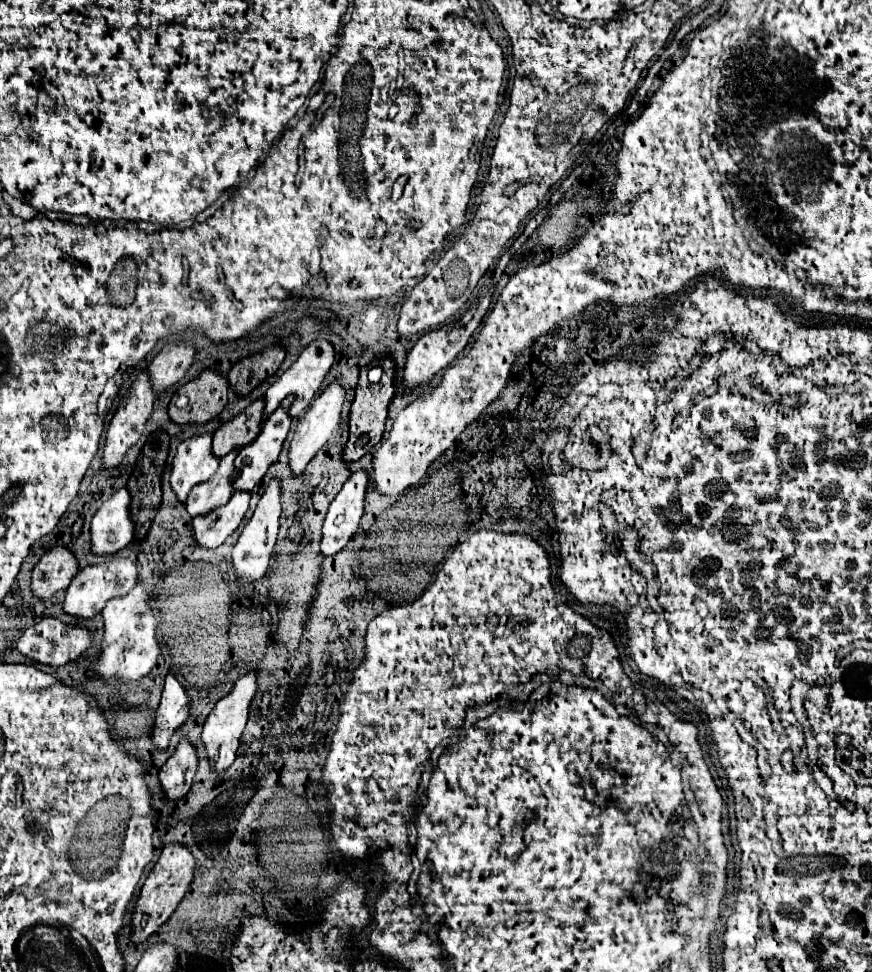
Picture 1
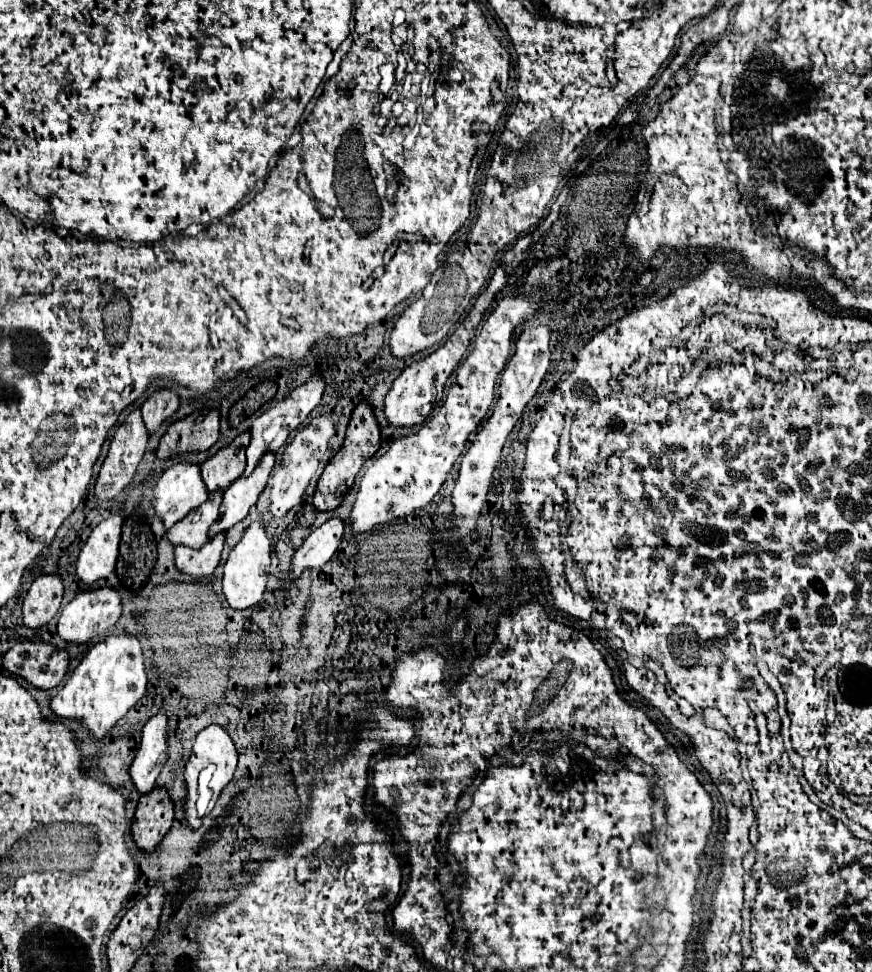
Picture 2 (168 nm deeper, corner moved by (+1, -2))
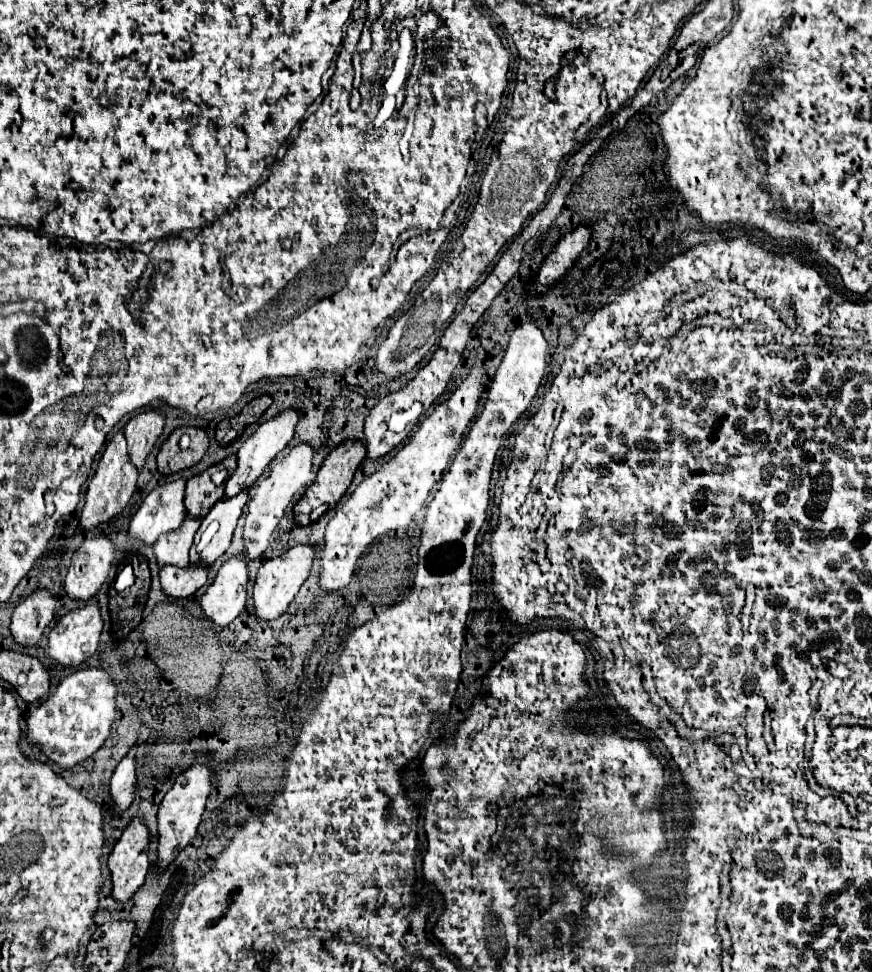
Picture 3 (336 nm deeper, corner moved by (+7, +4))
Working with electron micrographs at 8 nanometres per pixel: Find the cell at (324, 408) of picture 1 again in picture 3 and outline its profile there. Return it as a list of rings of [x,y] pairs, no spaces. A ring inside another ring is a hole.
[[[300,444],[292,448],[282,460],[274,460],[270,464],[270,474],[266,474],[262,480],[256,482],[250,500],[248,500],[248,514],[244,522],[244,552],[248,560],[258,560],[270,546],[272,532],[276,530],[280,518],[286,514],[286,508],[300,500],[302,494],[310,488],[314,482],[312,474],[312,454],[314,450],[308,444]]]

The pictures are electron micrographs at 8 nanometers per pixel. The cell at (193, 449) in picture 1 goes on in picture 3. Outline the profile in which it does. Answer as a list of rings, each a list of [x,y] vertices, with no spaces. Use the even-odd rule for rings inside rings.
[[[174,480],[150,492],[130,522],[130,538],[150,546],[158,536],[180,528],[186,516],[184,486],[184,480]]]

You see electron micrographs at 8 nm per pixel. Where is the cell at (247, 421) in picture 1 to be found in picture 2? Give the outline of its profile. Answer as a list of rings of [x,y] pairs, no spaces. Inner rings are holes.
[[[250,430],[240,434],[232,444],[220,448],[212,458],[208,458],[202,464],[202,478],[208,492],[226,490],[244,472],[246,466],[244,450],[248,442],[250,442]]]

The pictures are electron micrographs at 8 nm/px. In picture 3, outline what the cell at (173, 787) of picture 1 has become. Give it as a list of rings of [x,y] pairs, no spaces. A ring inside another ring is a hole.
[[[134,818],[124,830],[122,838],[116,842],[112,854],[108,856],[108,868],[112,874],[110,896],[118,902],[128,902],[134,892],[144,884],[148,874],[148,842],[150,834],[142,818]]]

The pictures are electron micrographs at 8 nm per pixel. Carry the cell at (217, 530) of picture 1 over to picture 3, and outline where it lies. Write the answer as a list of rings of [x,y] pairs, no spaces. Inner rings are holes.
[[[166,566],[160,570],[160,588],[172,600],[186,600],[206,584],[206,576],[208,568],[204,566],[188,566],[184,570]]]

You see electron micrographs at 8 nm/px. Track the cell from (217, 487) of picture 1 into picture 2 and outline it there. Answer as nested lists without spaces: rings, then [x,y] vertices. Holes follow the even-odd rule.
[[[210,494],[202,506],[194,508],[186,518],[182,518],[182,522],[176,522],[168,530],[168,540],[172,544],[188,544],[192,548],[200,548],[208,538],[210,526],[218,518],[220,504],[222,494]]]

